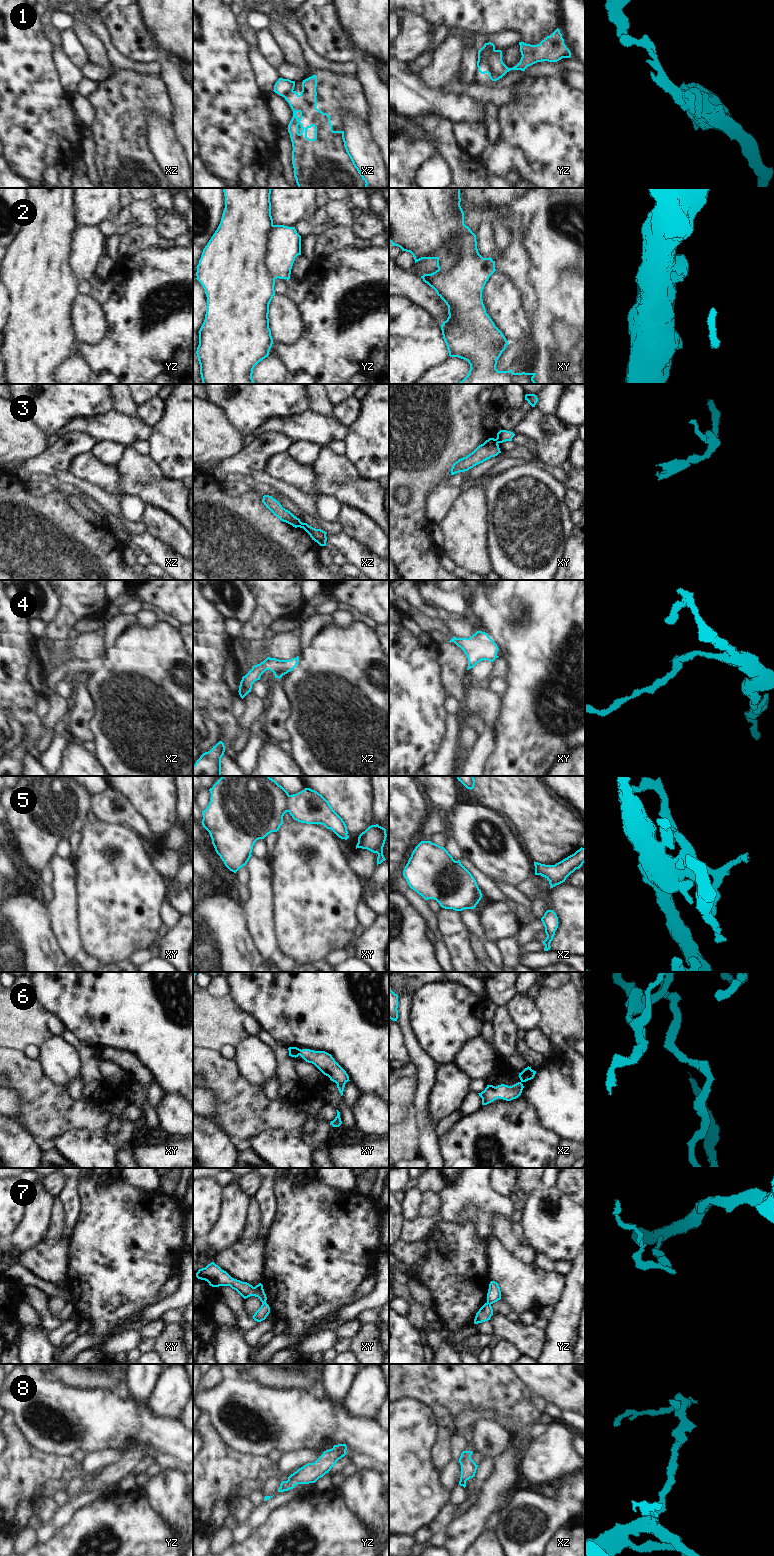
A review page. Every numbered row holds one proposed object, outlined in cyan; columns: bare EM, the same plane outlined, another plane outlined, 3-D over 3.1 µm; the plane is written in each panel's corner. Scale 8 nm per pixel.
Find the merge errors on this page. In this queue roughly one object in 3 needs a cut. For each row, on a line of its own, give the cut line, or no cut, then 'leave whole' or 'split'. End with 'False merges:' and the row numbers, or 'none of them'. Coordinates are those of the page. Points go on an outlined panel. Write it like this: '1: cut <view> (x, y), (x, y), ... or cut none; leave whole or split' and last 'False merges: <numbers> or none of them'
1: cut yz (495, 50), (489, 62), (489, 70), (487, 72); split
2: cut xy (456, 246), (445, 244), (425, 258); split
3: cut xz (301, 523), (303, 527); split
4: cut none; leave whole
5: cut none; leave whole
6: cut none; leave whole
7: cut xy (262, 1302), (265, 1303); split
8: cut none; leave whole
False merges: 1, 2, 3, 7

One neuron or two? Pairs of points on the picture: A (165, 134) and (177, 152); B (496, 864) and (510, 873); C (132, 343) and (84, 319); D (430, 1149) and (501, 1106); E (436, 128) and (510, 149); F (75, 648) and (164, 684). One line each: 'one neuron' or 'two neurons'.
A: one neuron
B: one neuron
C: two neurons
D: two neurons
E: two neurons
F: two neurons

